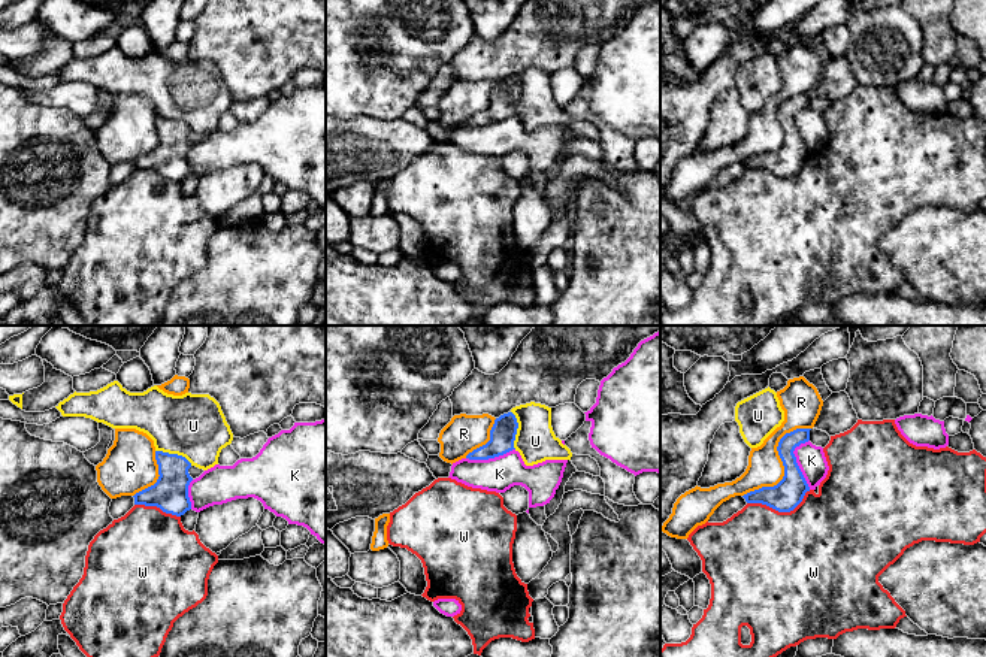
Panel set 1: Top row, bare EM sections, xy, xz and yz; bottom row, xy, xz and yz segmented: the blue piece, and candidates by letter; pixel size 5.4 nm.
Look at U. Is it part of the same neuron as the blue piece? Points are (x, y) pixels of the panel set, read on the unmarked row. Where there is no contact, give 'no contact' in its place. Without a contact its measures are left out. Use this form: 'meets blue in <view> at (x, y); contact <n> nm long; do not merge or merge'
meets blue in xy at (174, 120); contact 220 nm long; do not merge

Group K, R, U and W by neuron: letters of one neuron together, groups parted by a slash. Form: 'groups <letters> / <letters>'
groups K / R / U / W

